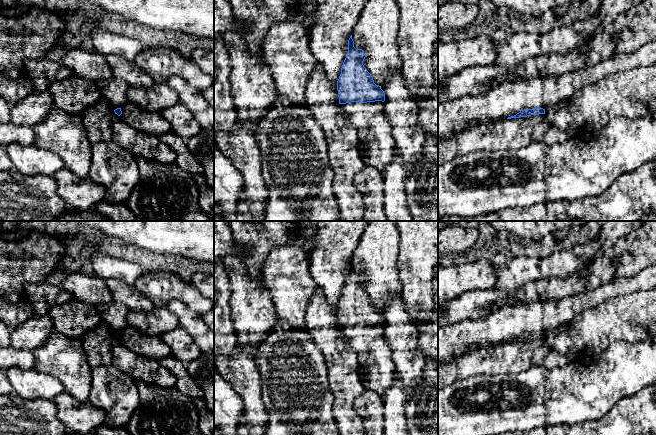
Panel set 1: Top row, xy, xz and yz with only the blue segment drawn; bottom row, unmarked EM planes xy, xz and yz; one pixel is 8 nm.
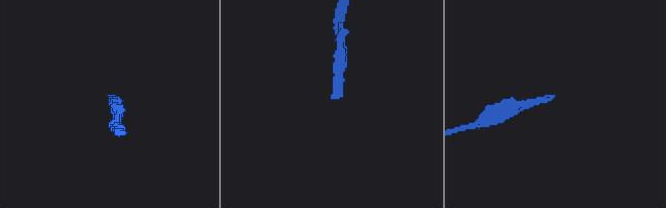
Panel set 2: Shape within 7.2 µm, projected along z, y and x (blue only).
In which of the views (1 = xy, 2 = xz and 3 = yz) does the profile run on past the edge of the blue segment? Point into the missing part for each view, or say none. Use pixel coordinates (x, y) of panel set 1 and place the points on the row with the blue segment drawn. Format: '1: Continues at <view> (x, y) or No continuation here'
1: Continues at xy (151, 122)
2: Continues at xz (375, 139)
3: No continuation here

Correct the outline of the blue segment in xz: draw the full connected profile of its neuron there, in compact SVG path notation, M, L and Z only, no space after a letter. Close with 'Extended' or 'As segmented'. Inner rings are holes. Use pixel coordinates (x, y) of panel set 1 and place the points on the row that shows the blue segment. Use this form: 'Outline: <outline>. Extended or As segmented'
Outline: M352 35L348 40L348 53L341 68L337 81L339 104L342 107L347 123L357 129L360 150L365 154L362 157L364 164L375 168L384 174L385 168L394 158L395 140L391 134L391 125L384 114L385 93L379 85L374 83L373 77L363 65L366 55L362 49L354 47Z. Extended

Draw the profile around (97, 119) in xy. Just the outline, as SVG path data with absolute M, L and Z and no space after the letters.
M101 98L93 106L87 107L81 117L92 145L112 141L111 125L119 116L110 108L106 99Z

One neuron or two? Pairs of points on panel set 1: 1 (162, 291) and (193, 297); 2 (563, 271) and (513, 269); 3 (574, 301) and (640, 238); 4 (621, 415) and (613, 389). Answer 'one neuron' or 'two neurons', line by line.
1: one neuron
2: one neuron
3: two neurons
4: two neurons

